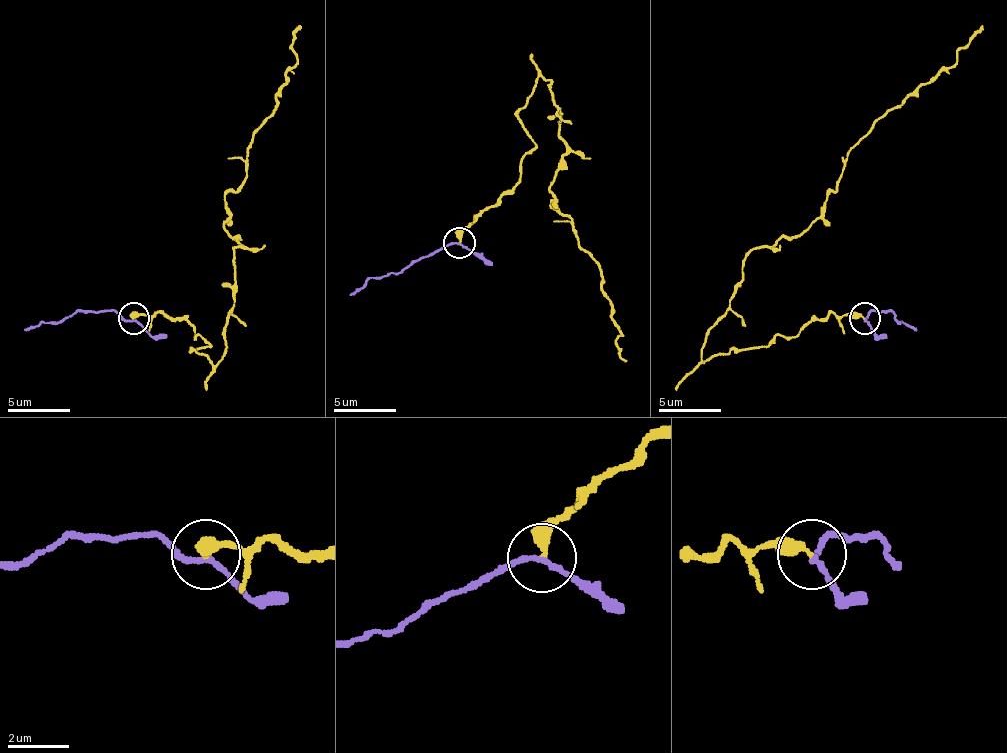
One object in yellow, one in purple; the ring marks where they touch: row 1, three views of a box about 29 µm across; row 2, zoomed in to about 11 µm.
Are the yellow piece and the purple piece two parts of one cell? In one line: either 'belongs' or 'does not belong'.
does not belong

